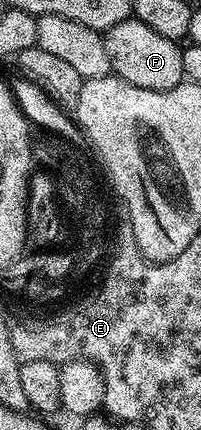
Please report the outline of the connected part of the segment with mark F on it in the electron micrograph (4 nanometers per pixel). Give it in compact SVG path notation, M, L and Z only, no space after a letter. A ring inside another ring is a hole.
M131 16L123 23L115 23L115 27L104 30L103 36L110 70L127 83L135 83L135 87L143 87L147 91L167 91L185 80L182 46L159 35L159 31L151 31L151 27L136 17Z

